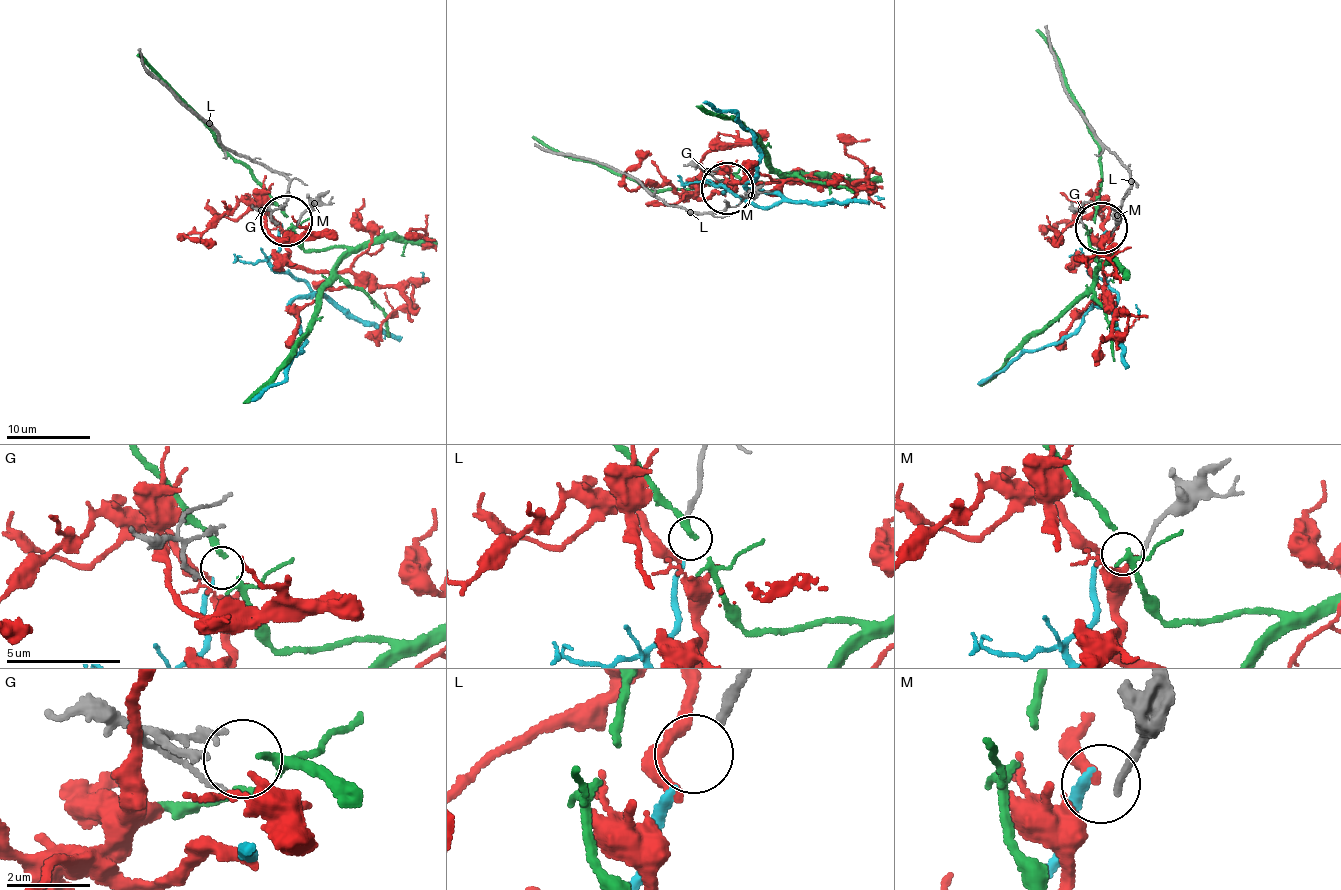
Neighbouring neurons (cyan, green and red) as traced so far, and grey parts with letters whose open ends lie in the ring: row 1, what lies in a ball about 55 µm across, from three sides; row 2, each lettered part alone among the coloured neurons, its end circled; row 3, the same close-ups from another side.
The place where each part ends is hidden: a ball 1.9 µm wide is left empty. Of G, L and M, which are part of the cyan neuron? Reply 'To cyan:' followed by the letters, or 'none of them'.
To cyan: L

